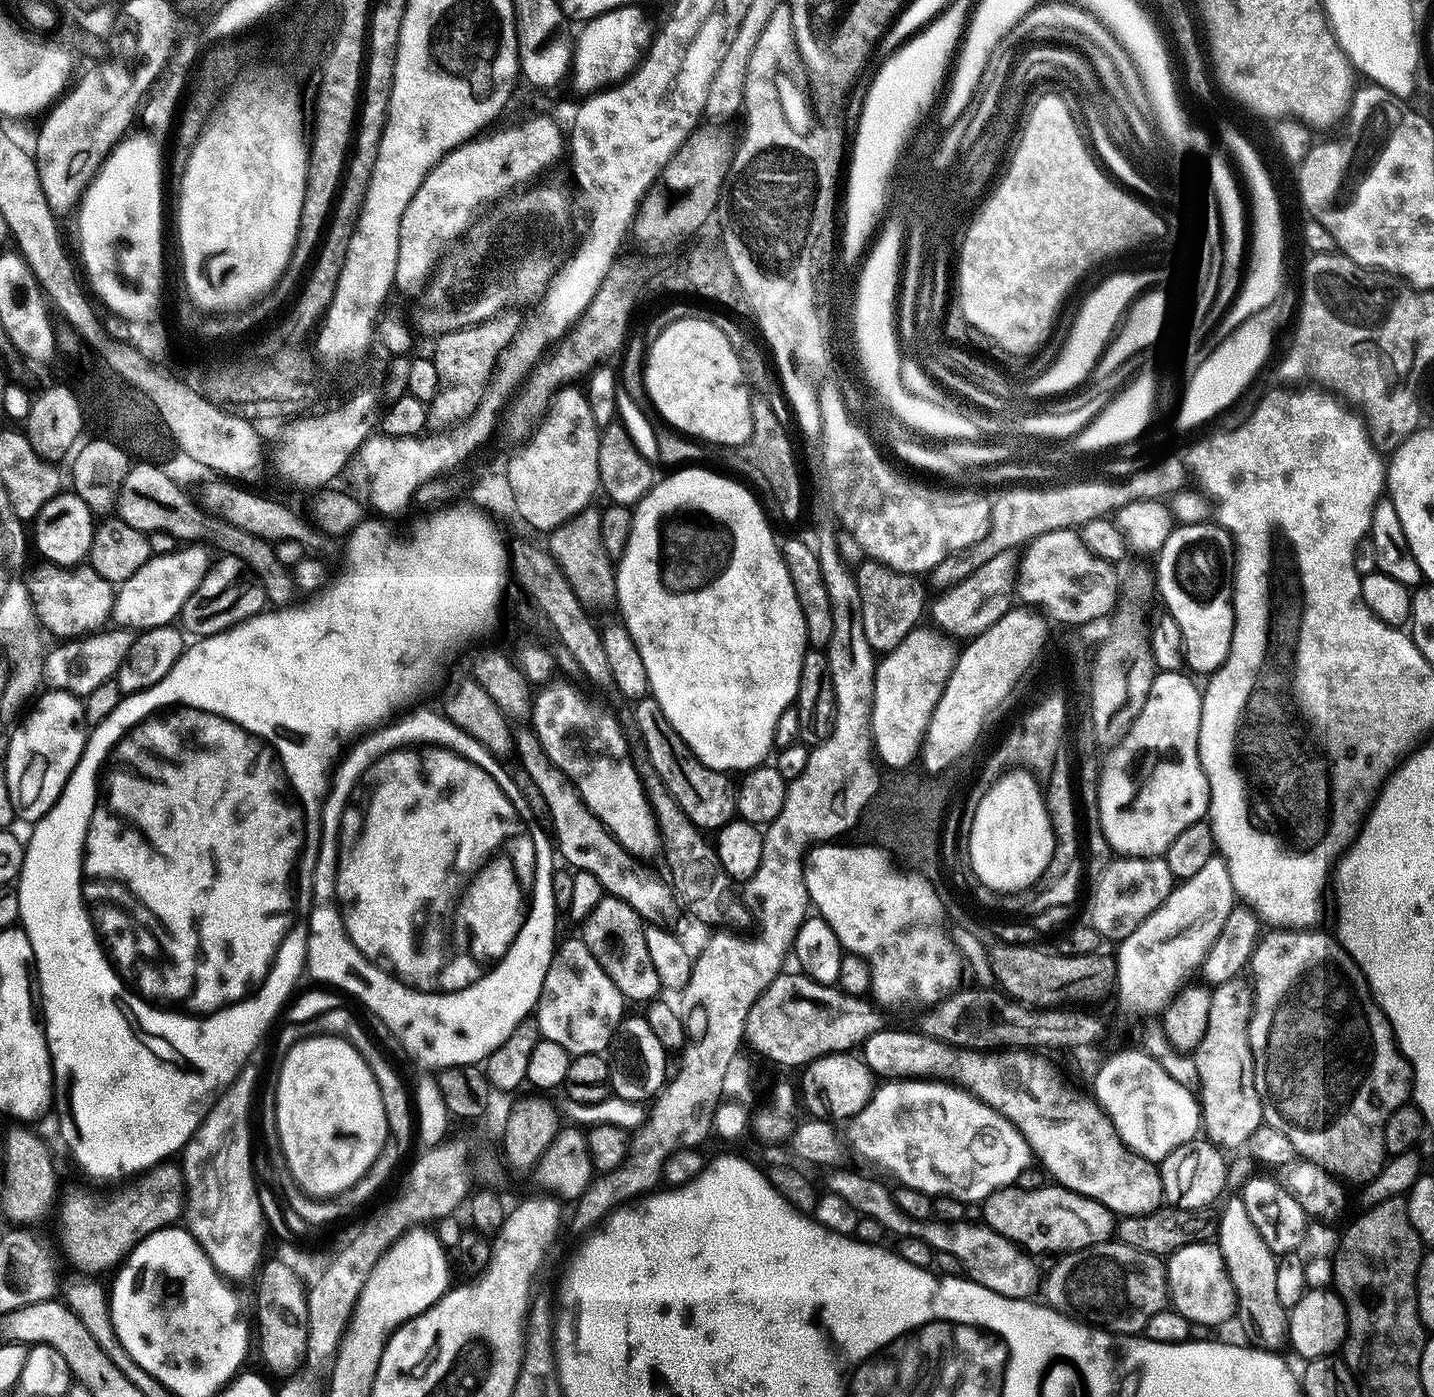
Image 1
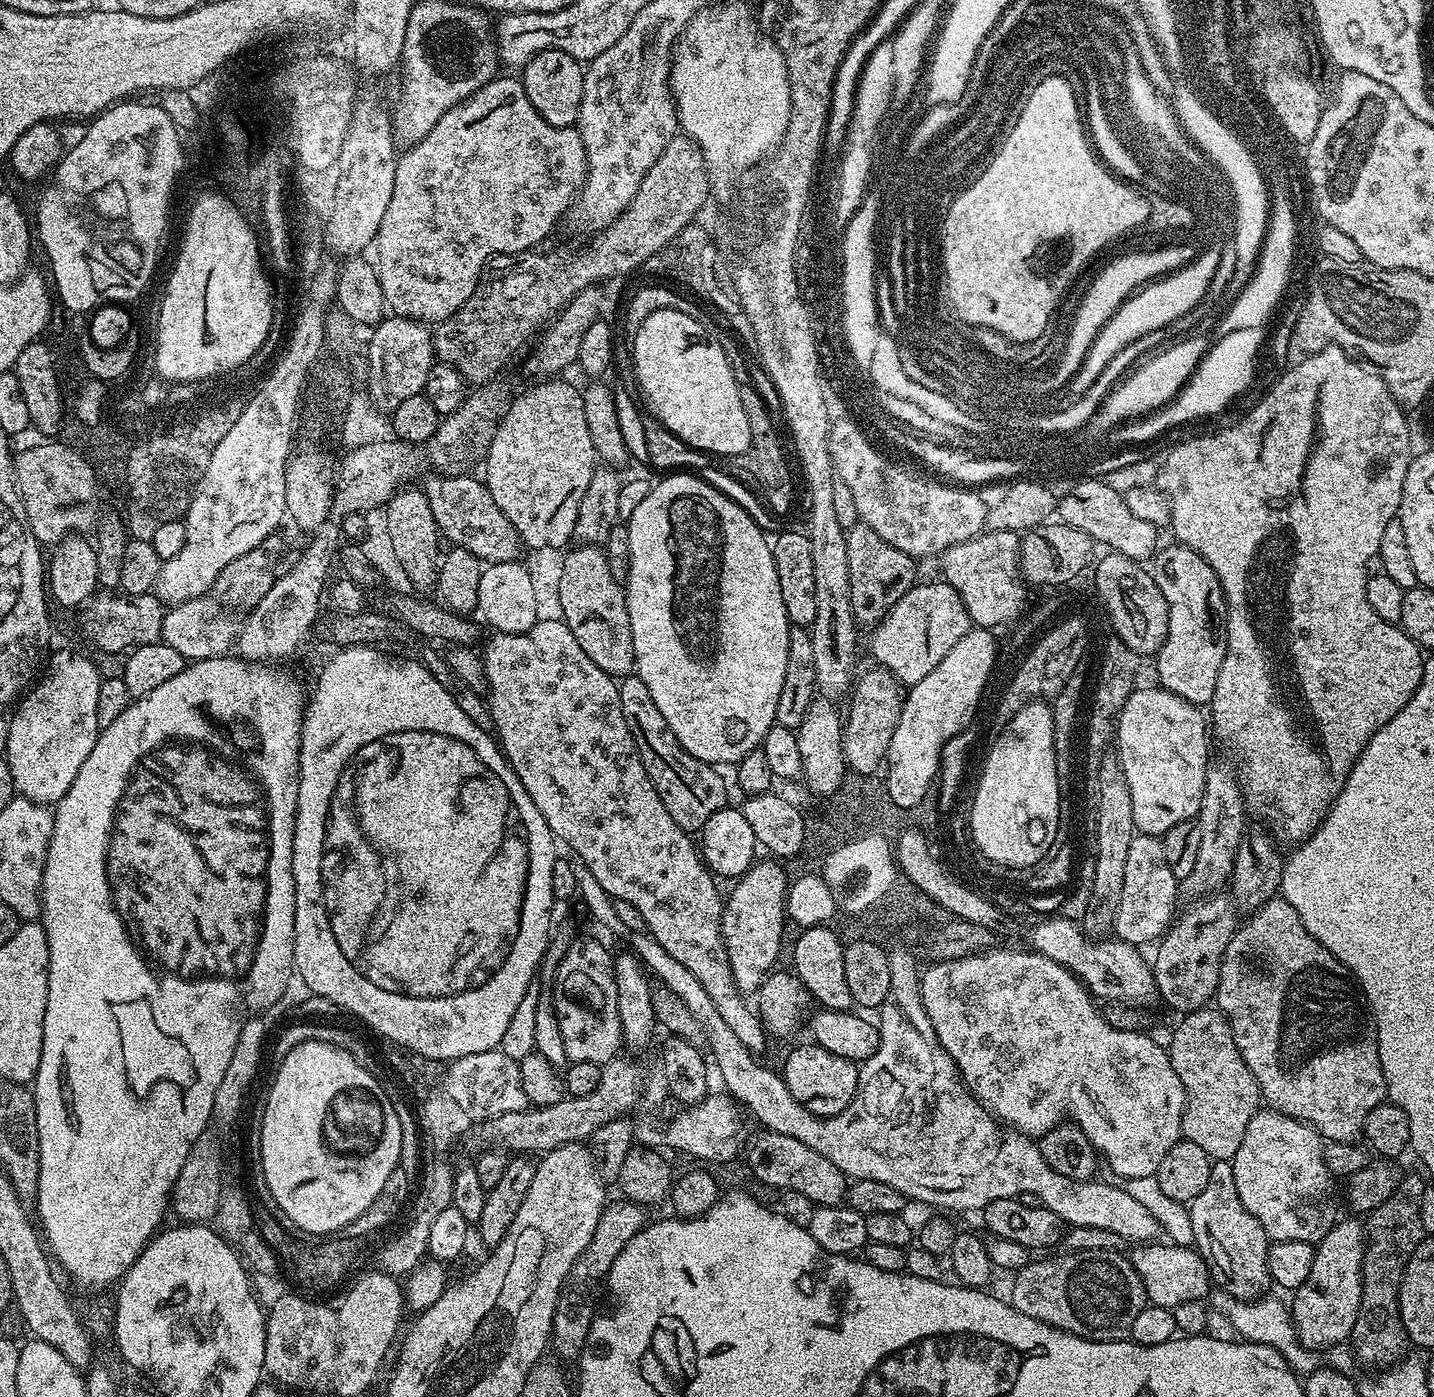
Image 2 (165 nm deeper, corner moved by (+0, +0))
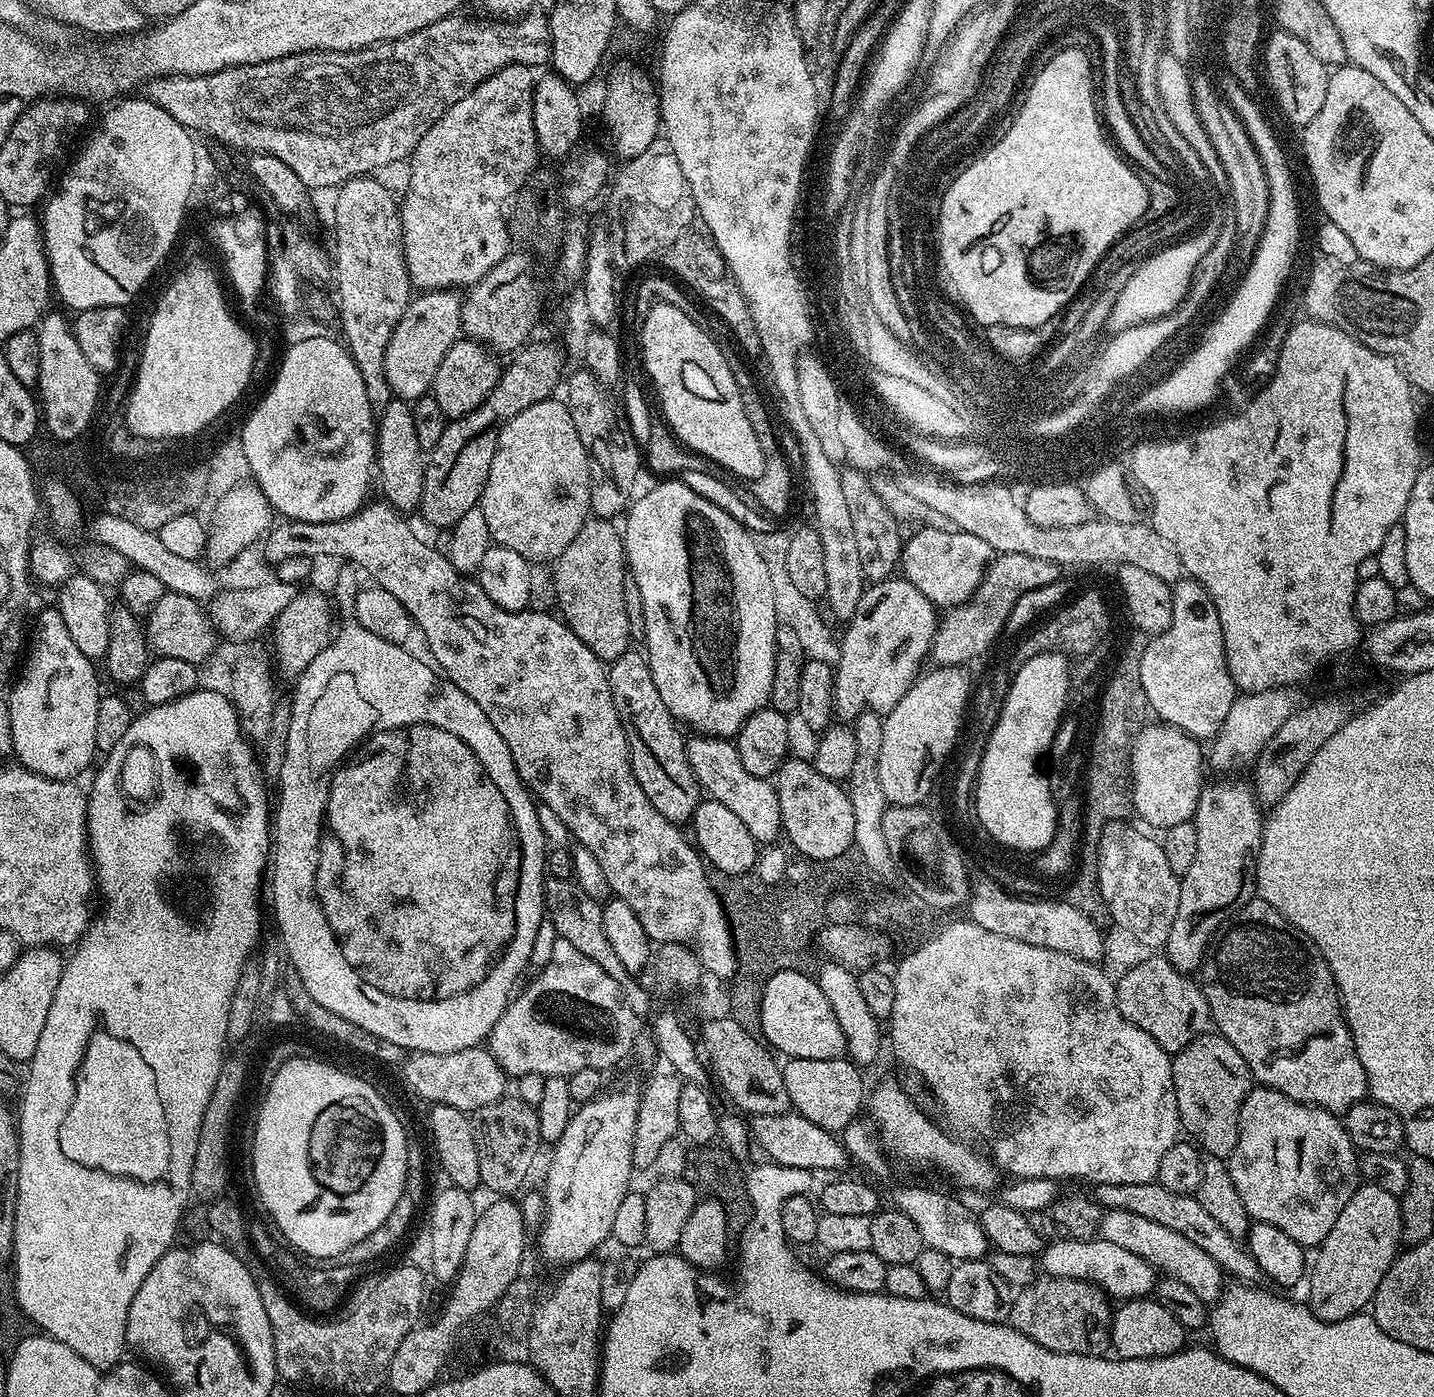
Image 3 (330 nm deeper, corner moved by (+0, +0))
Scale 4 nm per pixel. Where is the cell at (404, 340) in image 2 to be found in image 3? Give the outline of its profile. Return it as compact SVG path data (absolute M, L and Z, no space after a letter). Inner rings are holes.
M452 290L424 292L409 303L386 346L385 378L393 397L411 402L429 395L438 366L442 366L442 358L446 358L450 346L461 335L461 303L461 297Z

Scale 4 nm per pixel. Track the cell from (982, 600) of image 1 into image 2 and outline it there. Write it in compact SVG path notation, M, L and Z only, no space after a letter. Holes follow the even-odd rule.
M917 583L916 587L904 596L884 619L875 625L872 636L872 652L876 655L875 663L889 671L901 685L911 686L922 682L958 642L973 627L972 619L964 608L962 598L949 584Z

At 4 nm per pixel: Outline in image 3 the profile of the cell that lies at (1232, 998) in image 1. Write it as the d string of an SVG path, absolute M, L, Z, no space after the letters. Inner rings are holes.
M1215 1030L1202 1032L1195 1036L1181 1052L1171 1057L1172 1085L1176 1091L1176 1114L1180 1118L1180 1128L1188 1131L1187 1135L1207 1155L1227 1158L1231 1156L1234 1146L1238 1146L1238 1130L1240 1129L1240 1111L1244 1099L1254 1087L1252 1072L1246 1066L1242 1054L1230 1046L1225 1036Z

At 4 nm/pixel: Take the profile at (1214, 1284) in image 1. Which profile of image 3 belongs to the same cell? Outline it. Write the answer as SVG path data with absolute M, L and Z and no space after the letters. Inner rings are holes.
M1059 1238L1045 1243L1038 1256L1038 1268L1045 1277L1075 1278L1095 1284L1104 1289L1109 1297L1144 1298L1155 1289L1158 1279L1157 1269L1138 1254L1130 1254L1130 1250L1122 1250L1122 1246L1114 1246L1114 1242L1106 1242L1099 1238L1091 1240L1070 1240Z

